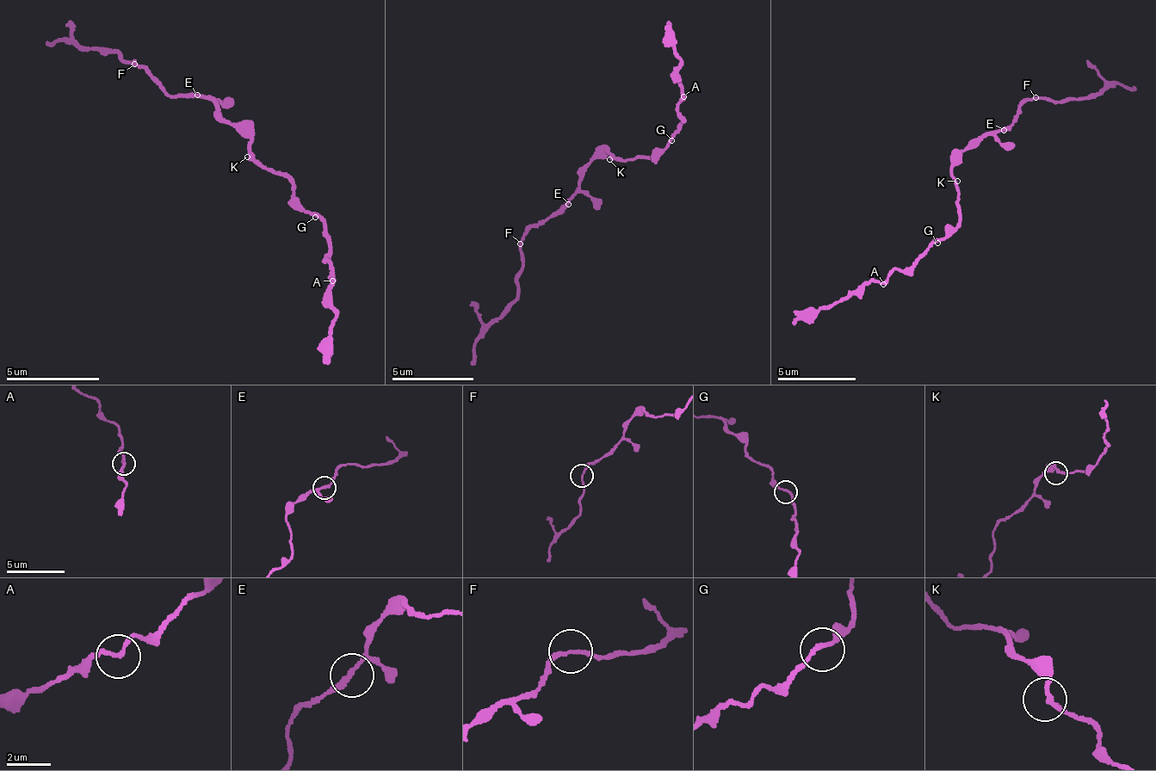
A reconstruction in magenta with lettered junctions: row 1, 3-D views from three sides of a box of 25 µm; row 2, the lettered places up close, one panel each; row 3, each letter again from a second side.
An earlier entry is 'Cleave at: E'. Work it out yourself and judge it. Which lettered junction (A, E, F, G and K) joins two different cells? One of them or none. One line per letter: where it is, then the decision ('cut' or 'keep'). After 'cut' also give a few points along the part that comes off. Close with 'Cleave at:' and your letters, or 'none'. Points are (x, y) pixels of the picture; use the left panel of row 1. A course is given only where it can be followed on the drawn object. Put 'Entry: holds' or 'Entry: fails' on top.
Entry: fails
A: (332, 280) | keep
E: (197, 95) | keep
F: (134, 64) | keep
G: (315, 217) | keep
K: (247, 157) | keep
Cleave at: none

